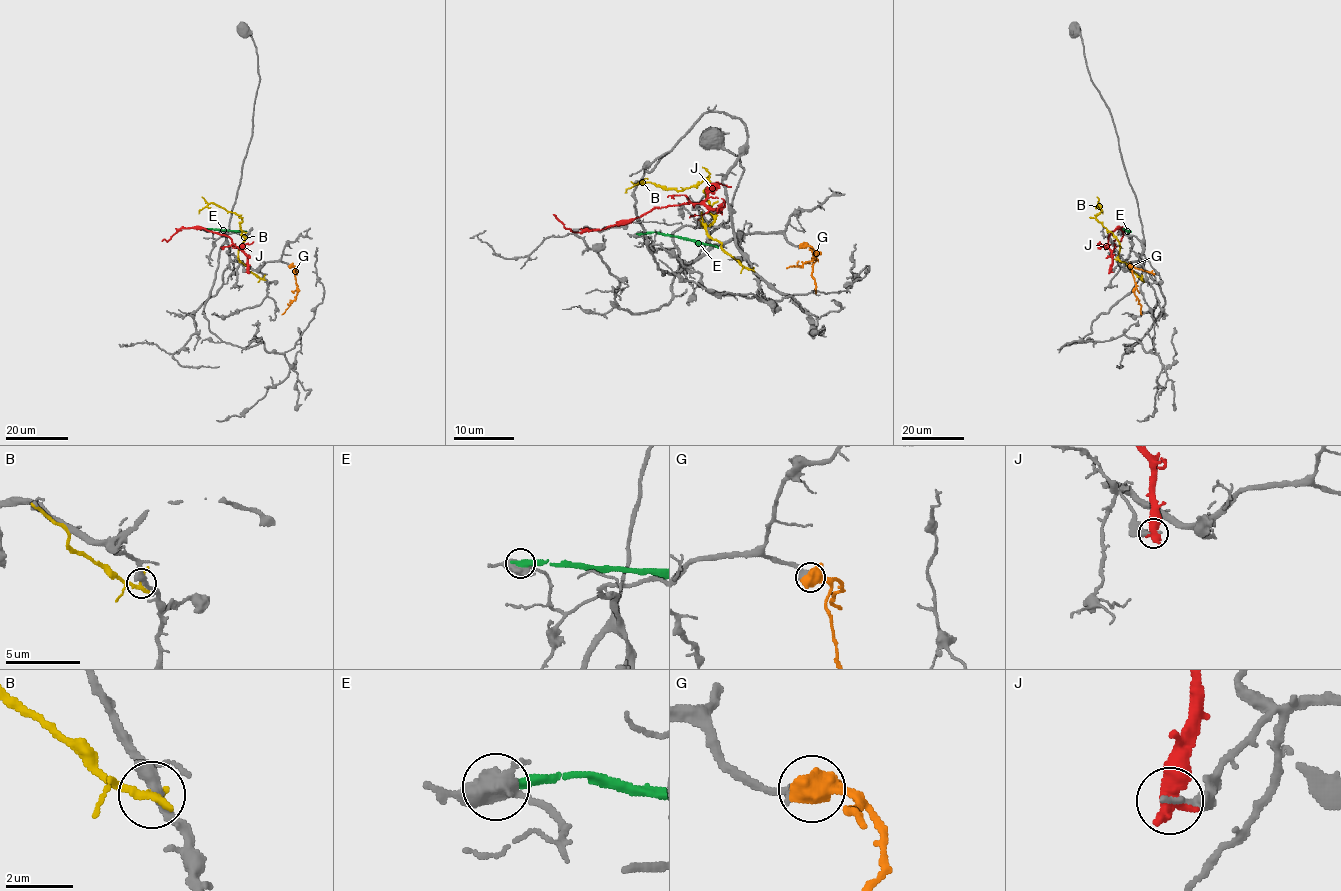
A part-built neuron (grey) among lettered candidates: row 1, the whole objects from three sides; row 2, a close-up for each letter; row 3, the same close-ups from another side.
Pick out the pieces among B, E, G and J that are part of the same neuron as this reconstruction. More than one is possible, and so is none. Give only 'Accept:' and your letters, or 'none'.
Accept: G

